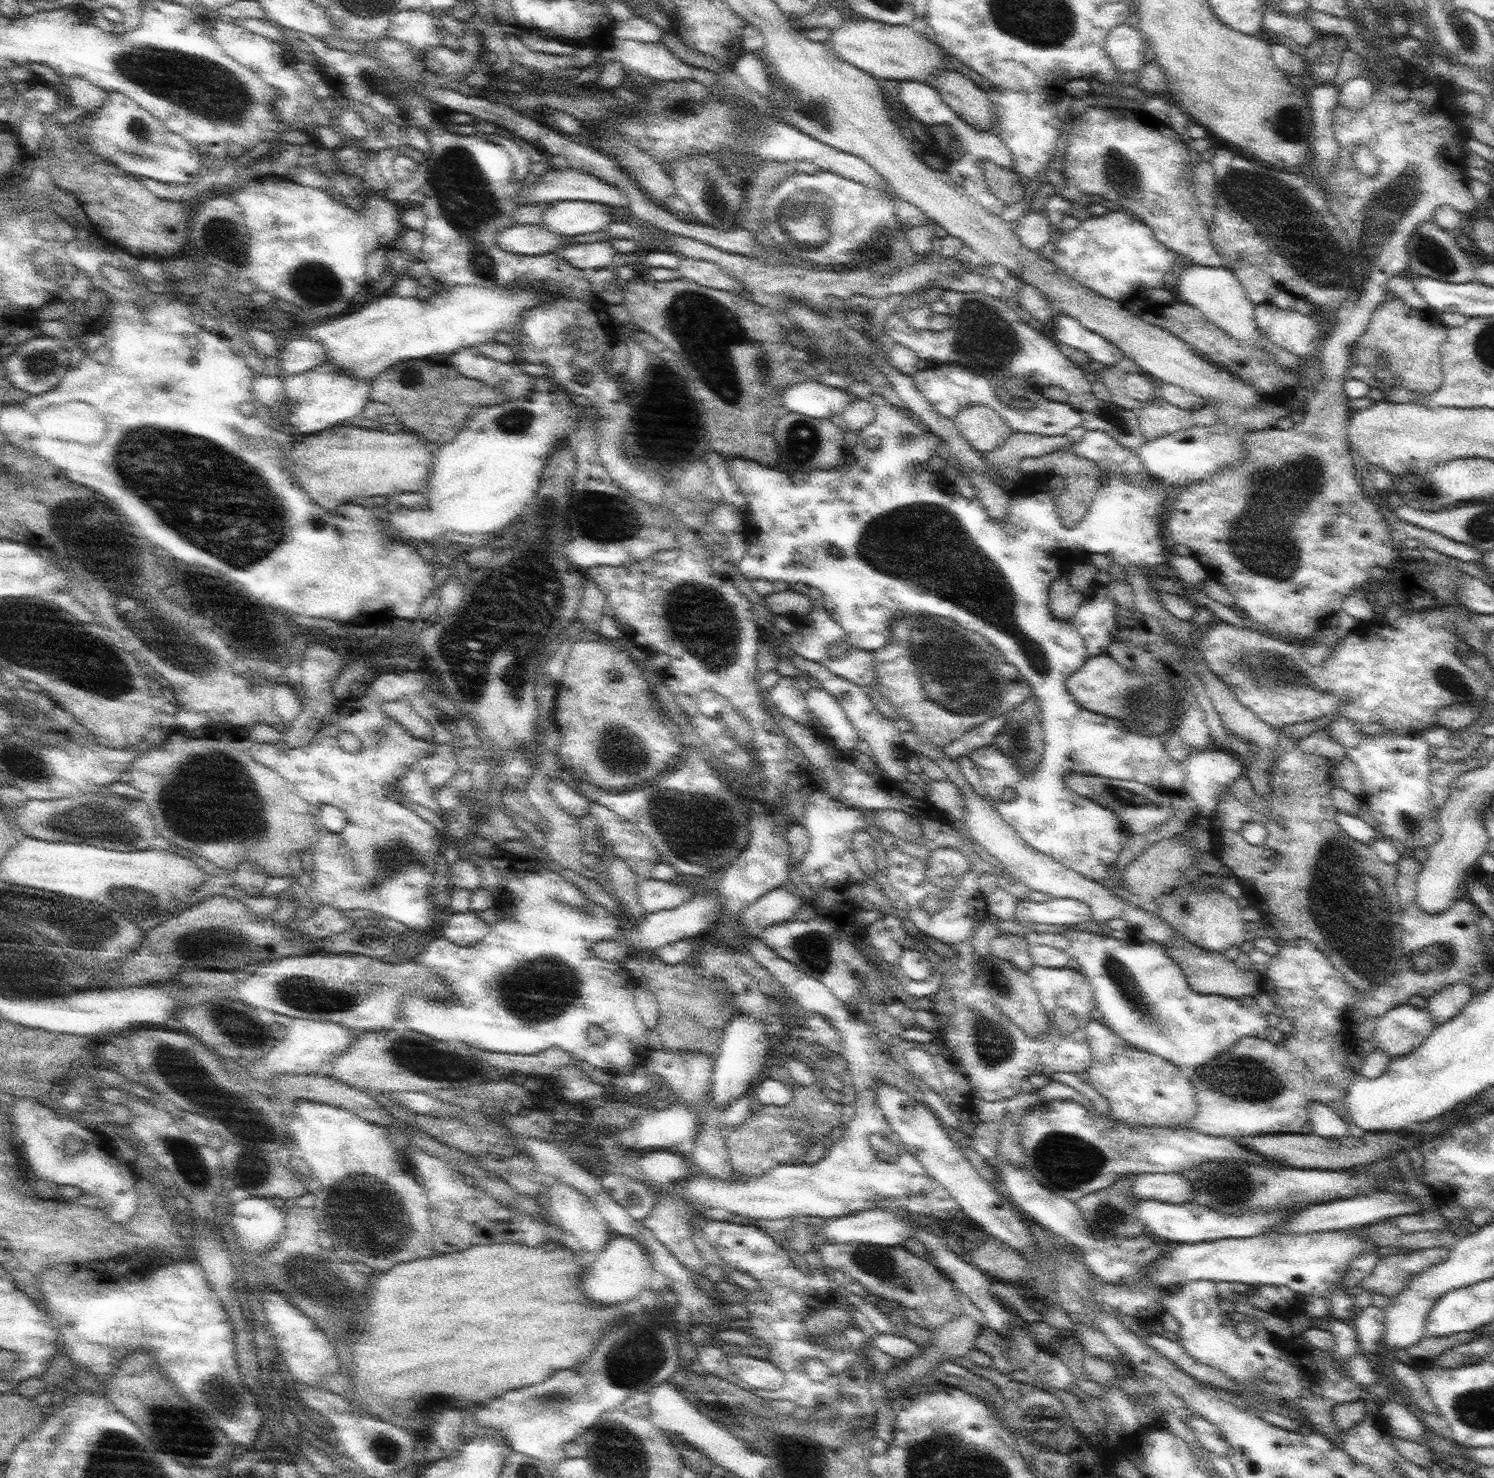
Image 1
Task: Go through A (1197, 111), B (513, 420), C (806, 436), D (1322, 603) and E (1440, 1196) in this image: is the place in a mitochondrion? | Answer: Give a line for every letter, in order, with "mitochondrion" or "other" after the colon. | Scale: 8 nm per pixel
A: other
B: mitochondrion
C: mitochondrion
D: other
E: other

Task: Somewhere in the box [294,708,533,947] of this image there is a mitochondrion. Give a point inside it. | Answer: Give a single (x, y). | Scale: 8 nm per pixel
(392, 860)

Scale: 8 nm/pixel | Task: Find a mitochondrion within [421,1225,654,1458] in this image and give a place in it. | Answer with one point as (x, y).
(558, 1400)

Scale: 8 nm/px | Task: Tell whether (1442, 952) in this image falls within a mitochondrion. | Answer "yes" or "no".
yes

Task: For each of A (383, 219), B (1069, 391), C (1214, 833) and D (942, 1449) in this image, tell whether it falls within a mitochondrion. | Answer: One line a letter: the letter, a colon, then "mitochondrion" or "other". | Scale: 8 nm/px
A: other
B: other
C: other
D: mitochondrion

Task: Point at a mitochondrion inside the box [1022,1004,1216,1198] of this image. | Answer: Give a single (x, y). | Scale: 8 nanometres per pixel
(1066, 1162)

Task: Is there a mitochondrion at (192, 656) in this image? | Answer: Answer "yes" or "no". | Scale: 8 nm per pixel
yes

